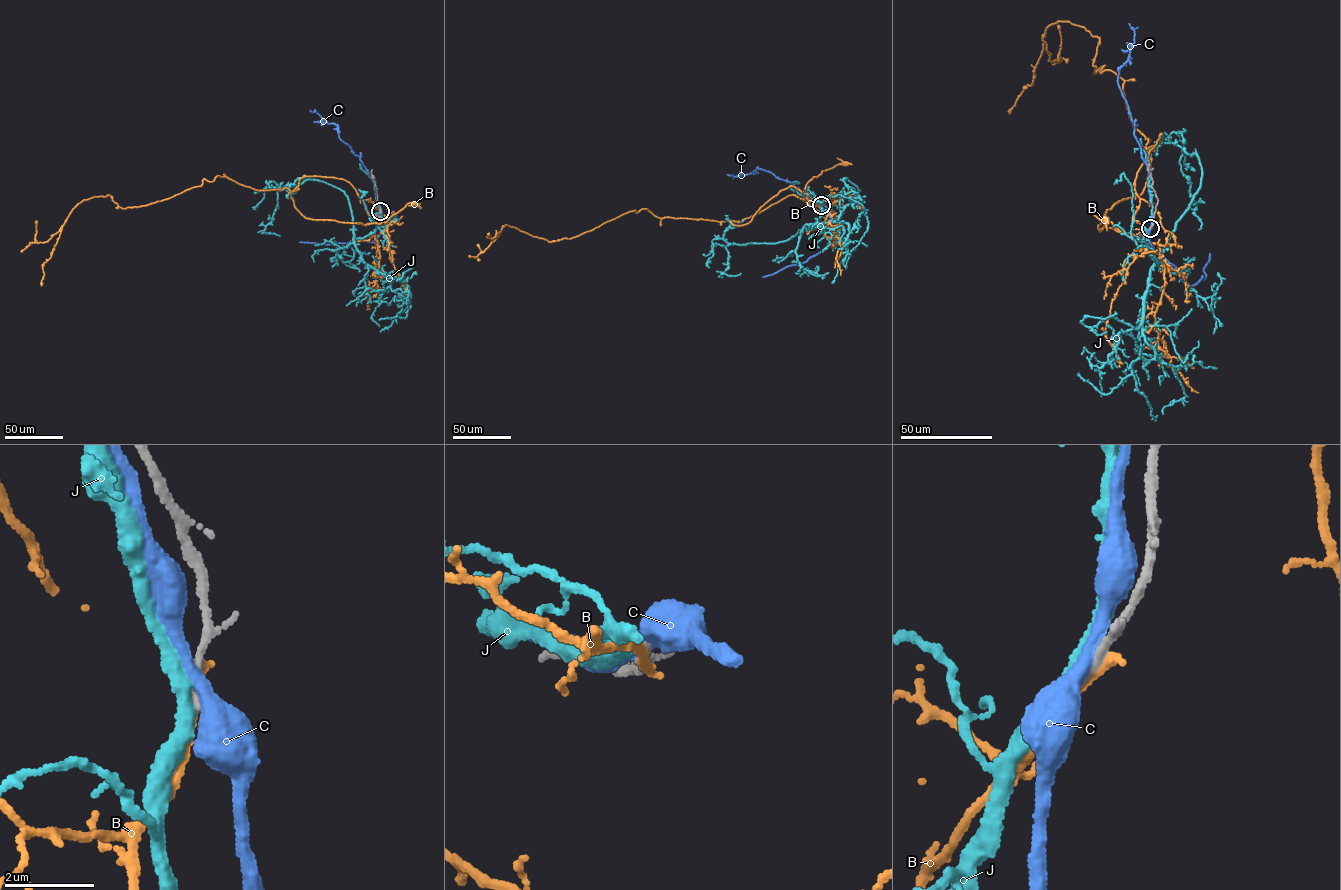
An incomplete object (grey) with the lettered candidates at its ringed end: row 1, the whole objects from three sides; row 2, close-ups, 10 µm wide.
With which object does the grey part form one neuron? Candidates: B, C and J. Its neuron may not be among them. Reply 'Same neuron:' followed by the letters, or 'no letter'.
Same neuron: no letter

